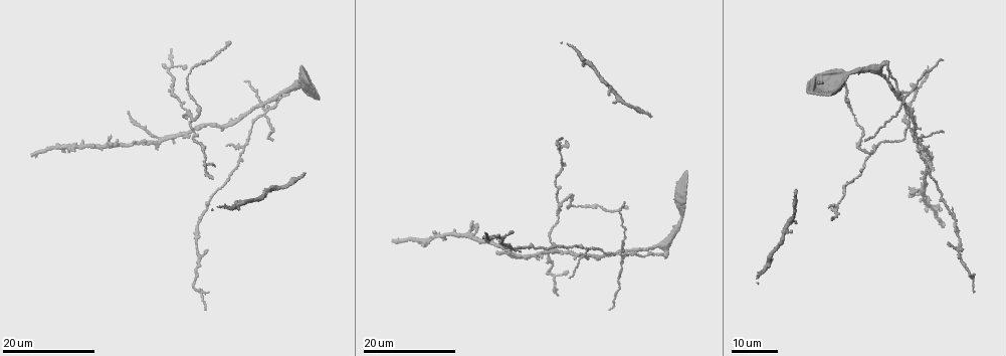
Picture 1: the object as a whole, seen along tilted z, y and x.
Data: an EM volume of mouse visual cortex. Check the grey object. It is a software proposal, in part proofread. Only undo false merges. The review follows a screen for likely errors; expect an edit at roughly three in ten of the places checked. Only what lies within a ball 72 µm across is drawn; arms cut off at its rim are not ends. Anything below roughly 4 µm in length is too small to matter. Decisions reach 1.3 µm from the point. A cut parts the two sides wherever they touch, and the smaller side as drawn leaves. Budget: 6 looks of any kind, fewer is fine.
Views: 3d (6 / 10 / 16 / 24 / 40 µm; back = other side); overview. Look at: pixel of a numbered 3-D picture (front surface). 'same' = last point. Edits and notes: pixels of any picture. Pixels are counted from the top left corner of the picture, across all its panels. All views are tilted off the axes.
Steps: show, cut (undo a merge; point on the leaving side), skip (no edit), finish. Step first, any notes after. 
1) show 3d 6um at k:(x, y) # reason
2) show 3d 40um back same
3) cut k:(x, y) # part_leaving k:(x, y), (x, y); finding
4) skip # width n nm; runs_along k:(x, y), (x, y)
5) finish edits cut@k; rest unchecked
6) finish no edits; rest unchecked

show 3d 24um at 1:(243, 147) # thin arm on a thick one

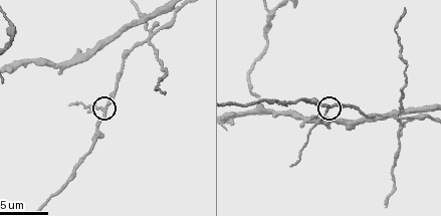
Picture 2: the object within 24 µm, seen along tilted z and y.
show 3d 10um at 2:(105, 112) # zoom in

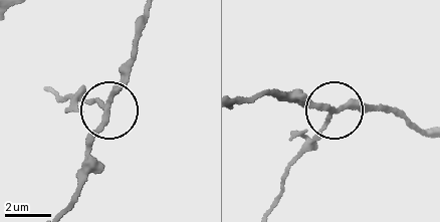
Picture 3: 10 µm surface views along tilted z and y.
cut 3:(84, 98) # arms 3; part_leaving 3:(102, 105), (48, 90); a second neuron is stuck on

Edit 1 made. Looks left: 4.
show 3d 10um at 2:(150, 35) # four or more arms meet

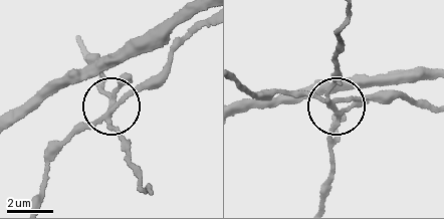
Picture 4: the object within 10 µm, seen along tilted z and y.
show 3d 10um back at 4:(112, 109)

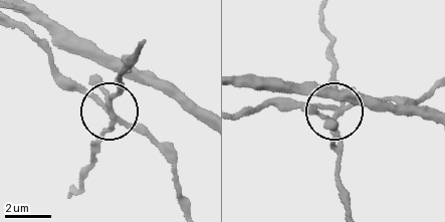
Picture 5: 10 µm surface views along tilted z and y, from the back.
cut 5:(115, 93) # arms 4; a second neuron is stuck on

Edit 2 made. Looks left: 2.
finish edits cut@3, cut@5; rest unchecked

